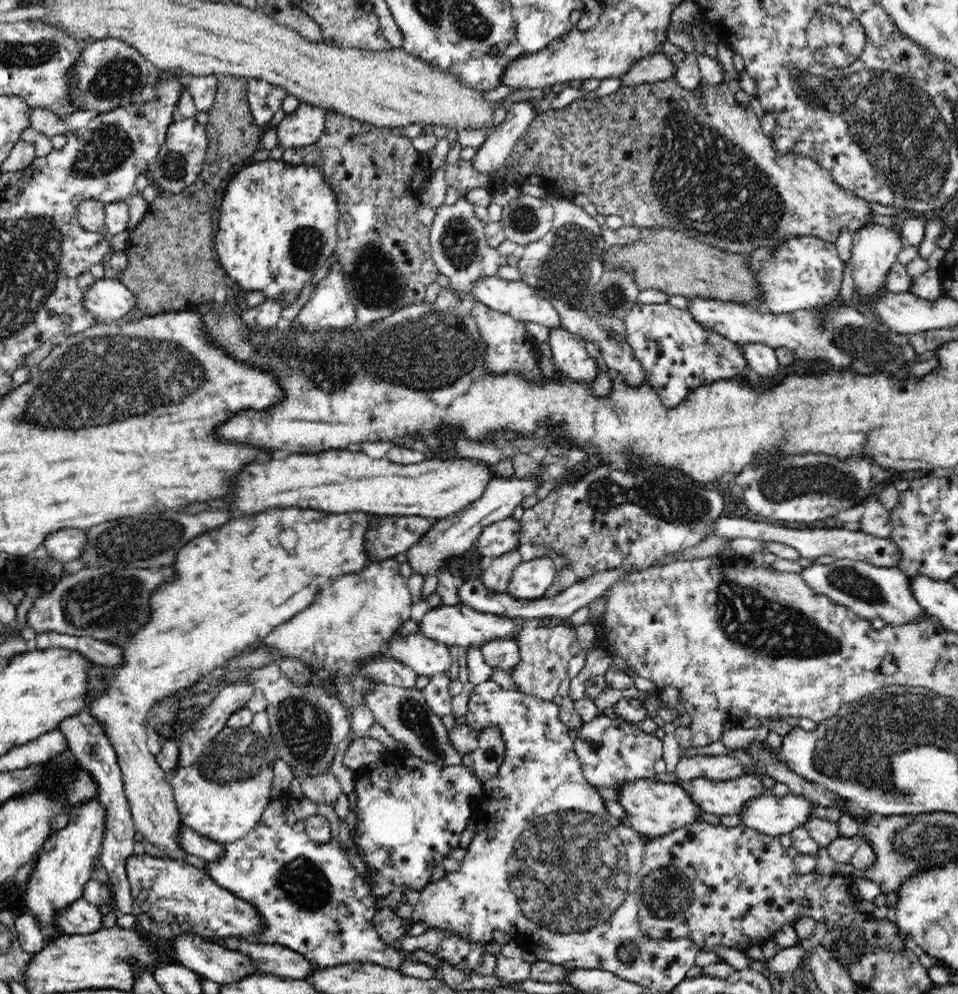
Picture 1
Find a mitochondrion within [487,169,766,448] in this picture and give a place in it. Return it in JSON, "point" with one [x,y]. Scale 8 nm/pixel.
{"point":[565,273]}

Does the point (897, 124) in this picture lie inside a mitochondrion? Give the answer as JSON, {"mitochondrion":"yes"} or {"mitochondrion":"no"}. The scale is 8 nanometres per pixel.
{"mitochondrion":"yes"}

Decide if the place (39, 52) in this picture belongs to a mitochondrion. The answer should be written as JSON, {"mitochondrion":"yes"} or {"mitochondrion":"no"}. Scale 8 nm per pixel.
{"mitochondrion":"yes"}

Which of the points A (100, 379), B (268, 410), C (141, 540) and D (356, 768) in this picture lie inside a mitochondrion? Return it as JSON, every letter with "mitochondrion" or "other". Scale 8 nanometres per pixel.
{"A":"mitochondrion","B":"other","C":"mitochondrion","D":"other"}

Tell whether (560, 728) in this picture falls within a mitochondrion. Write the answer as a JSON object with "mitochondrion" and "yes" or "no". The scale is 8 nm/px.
{"mitochondrion":"no"}

